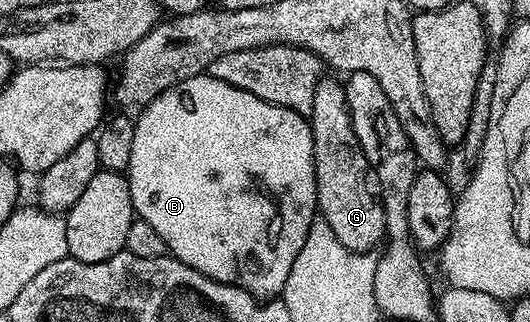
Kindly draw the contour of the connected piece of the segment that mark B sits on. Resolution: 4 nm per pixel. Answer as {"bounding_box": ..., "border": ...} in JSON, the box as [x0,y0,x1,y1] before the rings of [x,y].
{"bounding_box":[124,74,318,298],"border":[[[209,74],[180,81],[176,86],[164,90],[137,113],[132,134],[132,156],[128,158],[124,175],[130,187],[130,201],[135,217],[148,222],[148,226],[152,226],[152,230],[164,238],[169,255],[216,282],[243,288],[259,298],[274,298],[284,290],[284,282],[288,282],[288,274],[292,274],[292,262],[296,262],[296,254],[304,247],[308,230],[318,212],[314,147],[309,119],[298,112],[264,102],[256,98],[256,94],[248,94],[248,90],[228,86],[228,82],[220,82],[220,78]]]}

